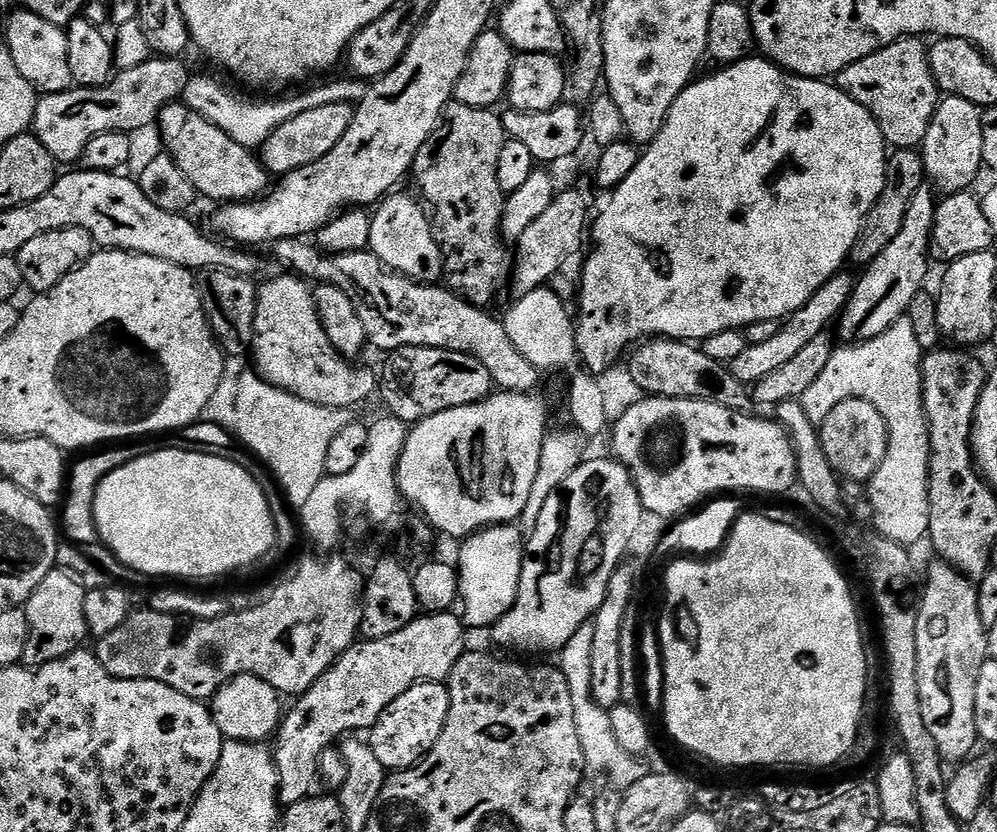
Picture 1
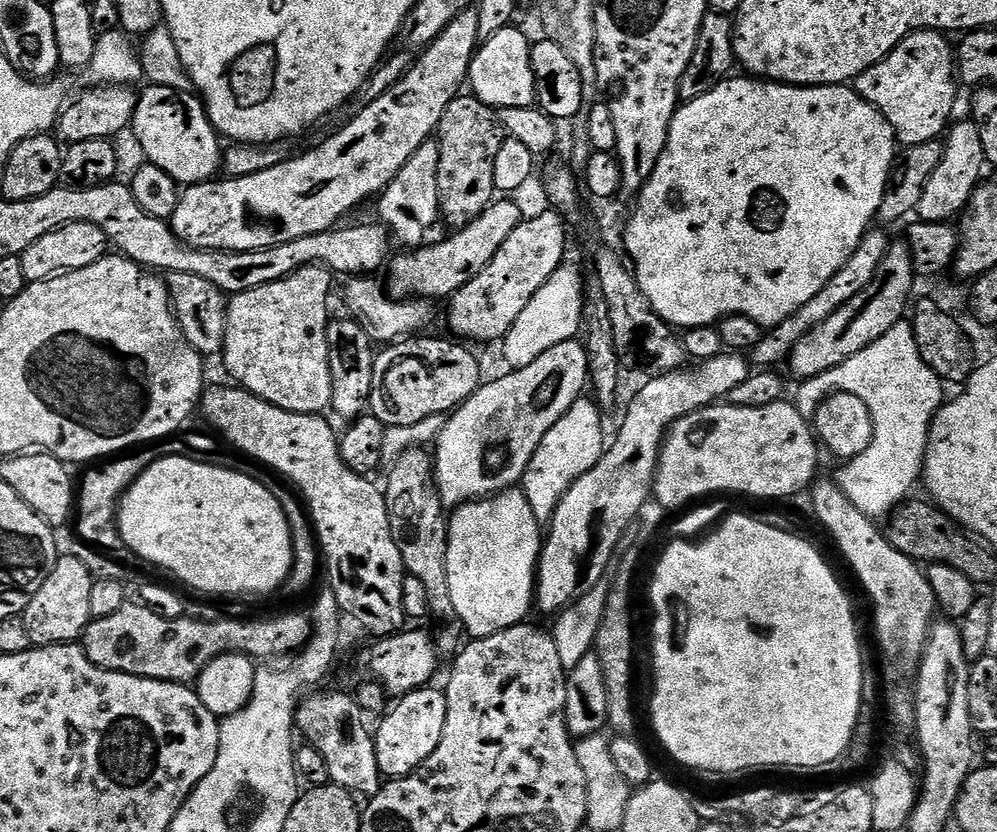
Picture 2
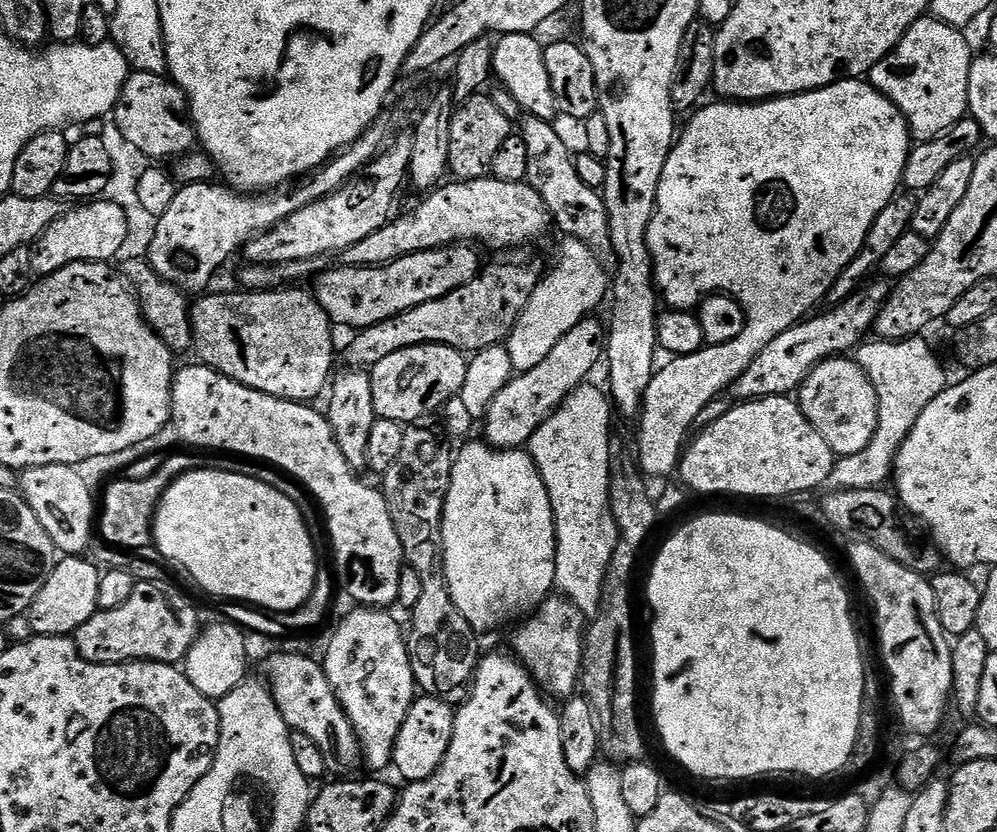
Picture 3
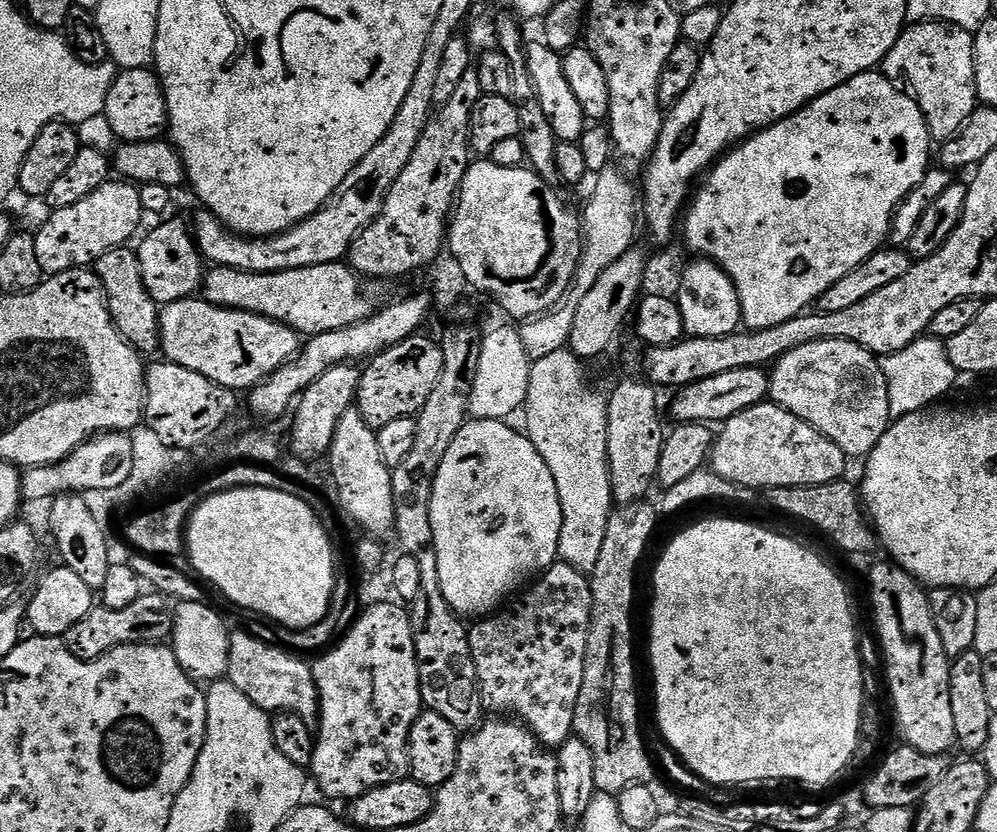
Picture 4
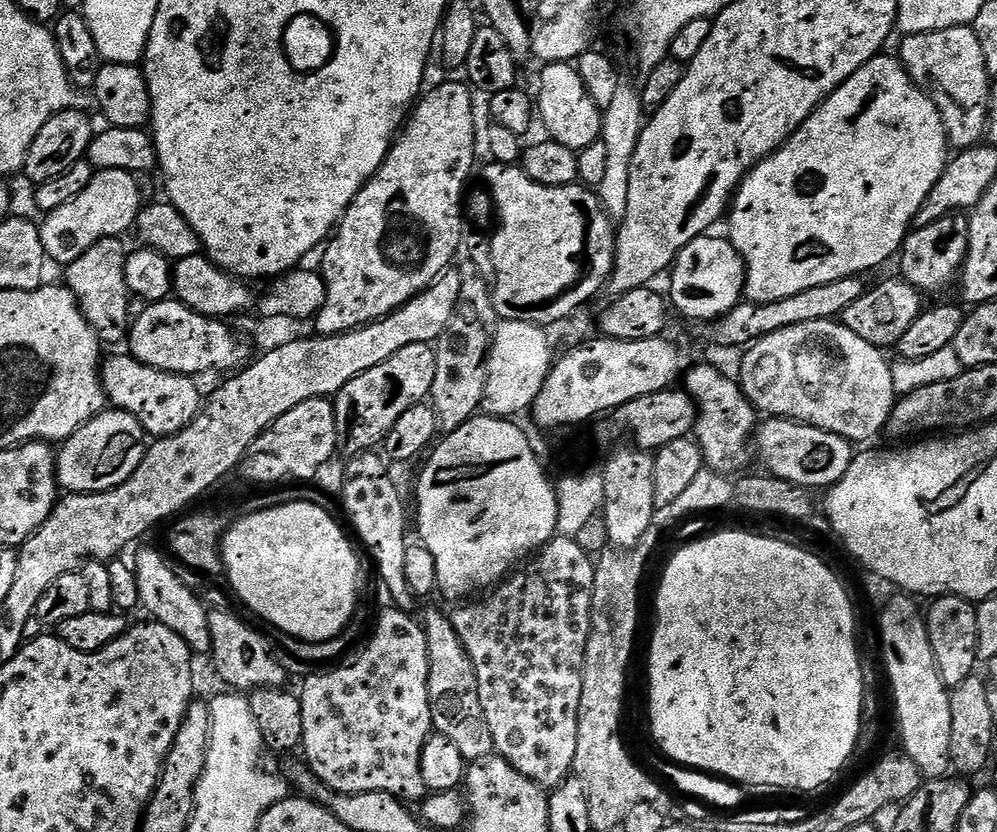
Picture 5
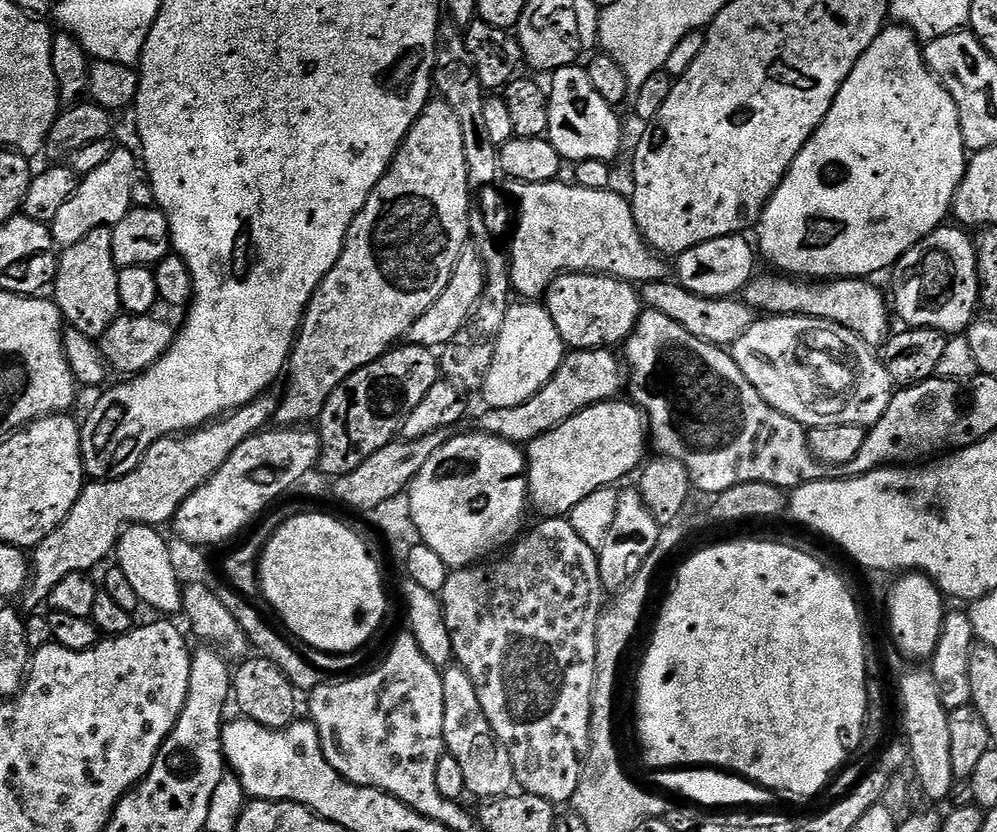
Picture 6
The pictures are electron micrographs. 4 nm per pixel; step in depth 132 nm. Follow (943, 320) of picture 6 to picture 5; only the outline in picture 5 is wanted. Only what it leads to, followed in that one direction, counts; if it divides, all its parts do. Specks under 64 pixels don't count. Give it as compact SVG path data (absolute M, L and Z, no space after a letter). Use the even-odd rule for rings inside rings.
M943 216L921 228L913 227L898 253L899 275L907 284L913 284L921 293L944 292L957 283L960 269L968 253L968 216Z

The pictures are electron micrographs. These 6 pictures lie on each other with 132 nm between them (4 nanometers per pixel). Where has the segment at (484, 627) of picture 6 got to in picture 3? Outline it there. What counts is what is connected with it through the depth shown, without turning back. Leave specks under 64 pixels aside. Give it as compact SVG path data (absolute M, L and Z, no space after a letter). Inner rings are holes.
M550 594L520 626L512 636L511 651L515 659L527 668L532 679L549 697L557 696L557 701L563 702L577 695L582 684L586 635L586 618L578 606L574 606L574 602L565 596Z

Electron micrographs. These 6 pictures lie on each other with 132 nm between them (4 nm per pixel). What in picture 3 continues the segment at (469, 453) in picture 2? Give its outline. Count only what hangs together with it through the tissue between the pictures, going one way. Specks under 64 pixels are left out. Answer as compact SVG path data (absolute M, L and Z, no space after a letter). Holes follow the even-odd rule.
M596 318L578 322L550 355L534 370L513 375L511 382L502 390L498 390L498 398L490 402L487 412L482 417L487 443L493 448L523 449L528 440L550 418L550 414L580 384L589 379L588 376L596 368L596 363L606 356L606 328Z

